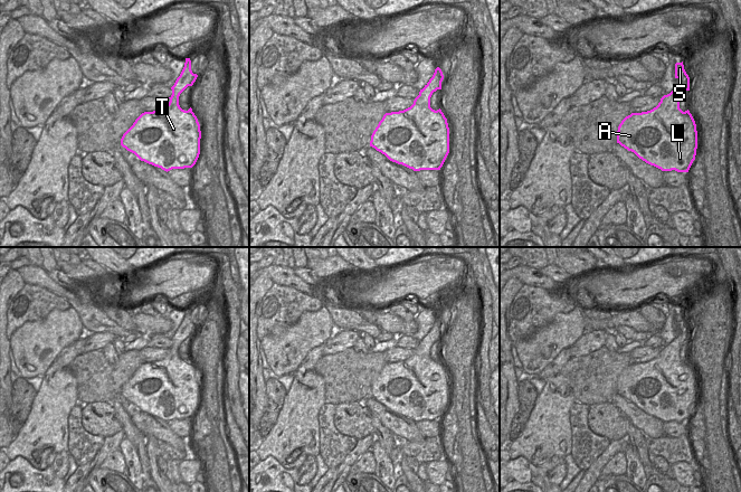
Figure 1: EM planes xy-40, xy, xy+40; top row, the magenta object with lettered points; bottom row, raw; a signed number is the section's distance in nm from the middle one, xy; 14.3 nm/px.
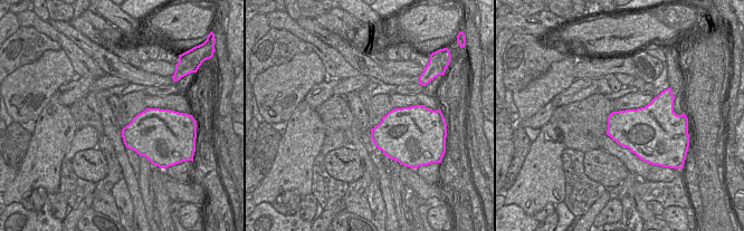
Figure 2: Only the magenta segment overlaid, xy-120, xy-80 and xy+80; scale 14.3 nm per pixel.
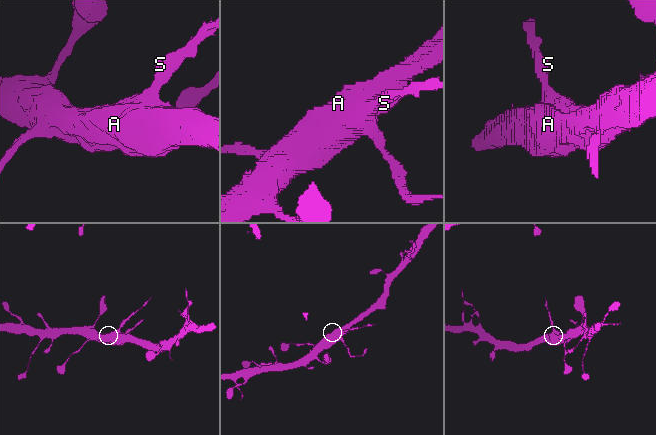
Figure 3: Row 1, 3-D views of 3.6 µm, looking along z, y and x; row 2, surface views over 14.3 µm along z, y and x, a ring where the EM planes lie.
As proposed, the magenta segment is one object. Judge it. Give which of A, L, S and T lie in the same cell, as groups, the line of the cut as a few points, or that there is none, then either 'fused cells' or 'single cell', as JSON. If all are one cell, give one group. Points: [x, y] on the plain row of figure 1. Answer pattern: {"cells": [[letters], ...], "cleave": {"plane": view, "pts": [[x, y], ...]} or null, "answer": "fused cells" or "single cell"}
{"cells": [["A", "L", "T"], ["S"]], "cleave": {"plane": "xy+40", "pts": [[668, 344], [677, 357]]}, "answer": "fused cells"}

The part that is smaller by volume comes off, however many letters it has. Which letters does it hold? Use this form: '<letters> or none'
S

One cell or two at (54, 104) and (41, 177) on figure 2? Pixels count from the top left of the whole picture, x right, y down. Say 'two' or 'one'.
one

